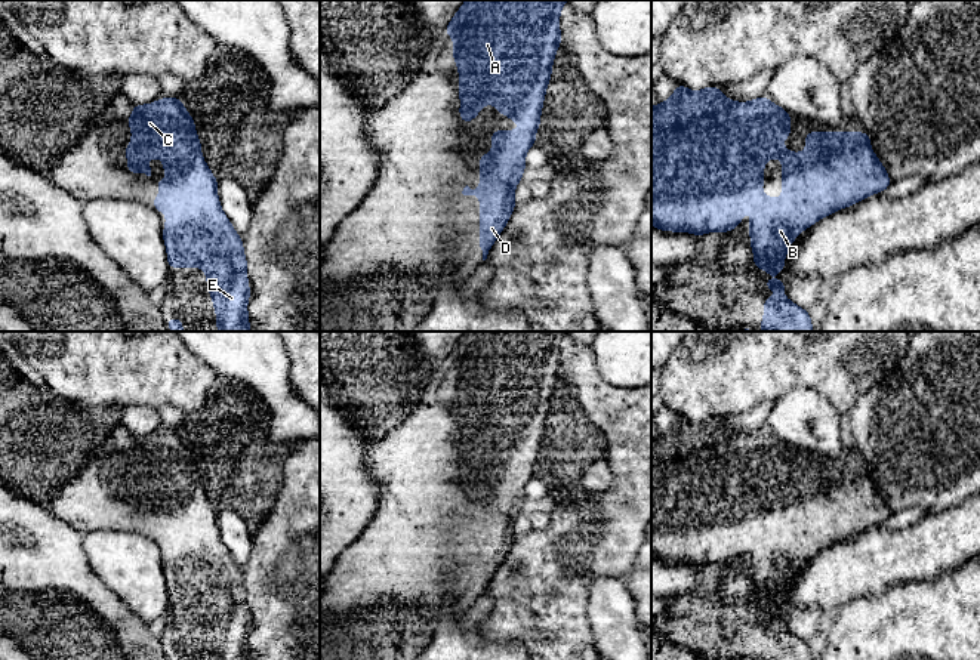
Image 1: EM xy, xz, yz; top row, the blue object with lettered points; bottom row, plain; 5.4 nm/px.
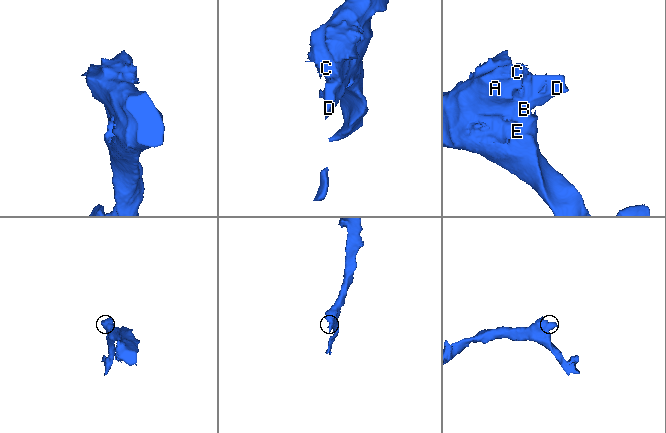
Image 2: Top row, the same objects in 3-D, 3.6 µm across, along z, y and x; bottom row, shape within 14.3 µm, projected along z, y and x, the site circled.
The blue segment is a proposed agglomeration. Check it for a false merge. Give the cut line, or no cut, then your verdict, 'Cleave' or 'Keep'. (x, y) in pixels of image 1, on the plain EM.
No split. Keep

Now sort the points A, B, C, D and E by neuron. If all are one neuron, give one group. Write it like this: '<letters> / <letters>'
A B C D E

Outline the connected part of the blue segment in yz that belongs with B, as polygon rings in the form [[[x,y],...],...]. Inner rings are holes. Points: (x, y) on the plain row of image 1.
[[[677,416],[668,432],[651,438],[651,556],[659,562],[730,564],[742,555],[740,548],[754,545],[749,552],[754,599],[765,605],[780,605],[785,587],[798,565],[841,540],[850,539],[872,525],[884,524],[891,511],[870,478],[866,463],[807,463],[805,482],[792,484],[782,477],[791,469],[791,444],[773,435],[767,428],[749,434],[730,432],[716,417],[690,422]],[[782,490],[782,528],[770,530],[761,521],[765,494]]]

